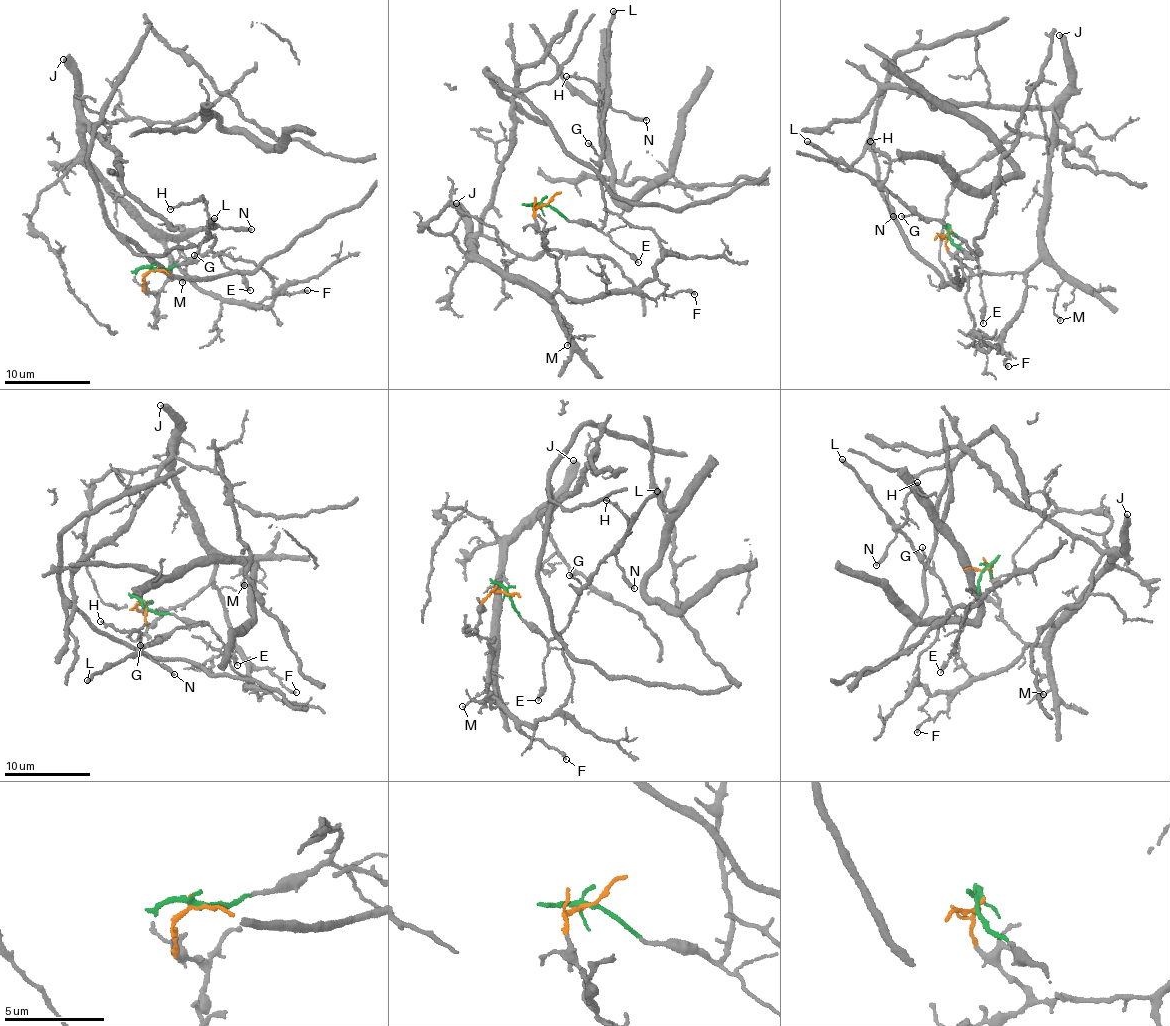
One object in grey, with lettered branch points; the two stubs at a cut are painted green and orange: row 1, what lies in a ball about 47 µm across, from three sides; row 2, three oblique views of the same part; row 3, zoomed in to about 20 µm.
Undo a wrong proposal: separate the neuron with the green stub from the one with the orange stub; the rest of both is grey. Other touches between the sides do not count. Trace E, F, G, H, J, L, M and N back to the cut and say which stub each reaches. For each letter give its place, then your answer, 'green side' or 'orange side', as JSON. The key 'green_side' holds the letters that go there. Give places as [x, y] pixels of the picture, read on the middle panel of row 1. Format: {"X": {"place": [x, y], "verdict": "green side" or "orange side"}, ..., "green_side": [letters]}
{"E": {"place": [638, 262], "verdict": "green side"}, "F": {"place": [694, 294], "verdict": "orange side"}, "G": {"place": [588, 143], "verdict": "green side"}, "H": {"place": [566, 76], "verdict": "green side"}, "J": {"place": [456, 203], "verdict": "orange side"}, "L": {"place": [613, 11], "verdict": "green side"}, "M": {"place": [567, 345], "verdict": "orange side"}, "N": {"place": [646, 120], "verdict": "green side"}, "green_side": ["E", "G", "H", "L", "N"]}

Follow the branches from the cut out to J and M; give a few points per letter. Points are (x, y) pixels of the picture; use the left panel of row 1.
J: (152, 269), (143, 288), (159, 292), (172, 258), (88, 159), (76, 81), (63, 59)
M: (152, 269), (143, 288), (159, 292), (172, 257), (163, 243), (166, 238), (177, 243), (185, 261), (181, 283)

